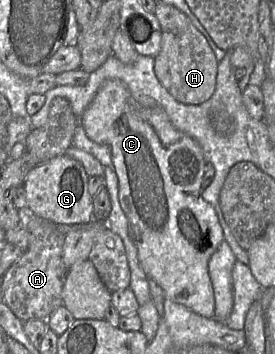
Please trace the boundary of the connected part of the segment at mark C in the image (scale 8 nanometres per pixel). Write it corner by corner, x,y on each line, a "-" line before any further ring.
108,79
103,83
94,99
82,114
81,124
84,127
86,135
93,142
107,145
111,150
112,168
116,172
119,183
119,202
125,216
127,217
132,232
131,239
134,241
137,248
138,261
140,267
147,276
148,282
149,280
155,281
163,290
165,299
183,305
202,317
208,319
214,318
215,301
209,276
208,263
212,254
224,240
224,236
214,208
203,199
201,194
201,184
205,173
206,162
203,151
198,142
176,129
163,110
158,108
147,108
138,104
131,97
125,85
118,79

